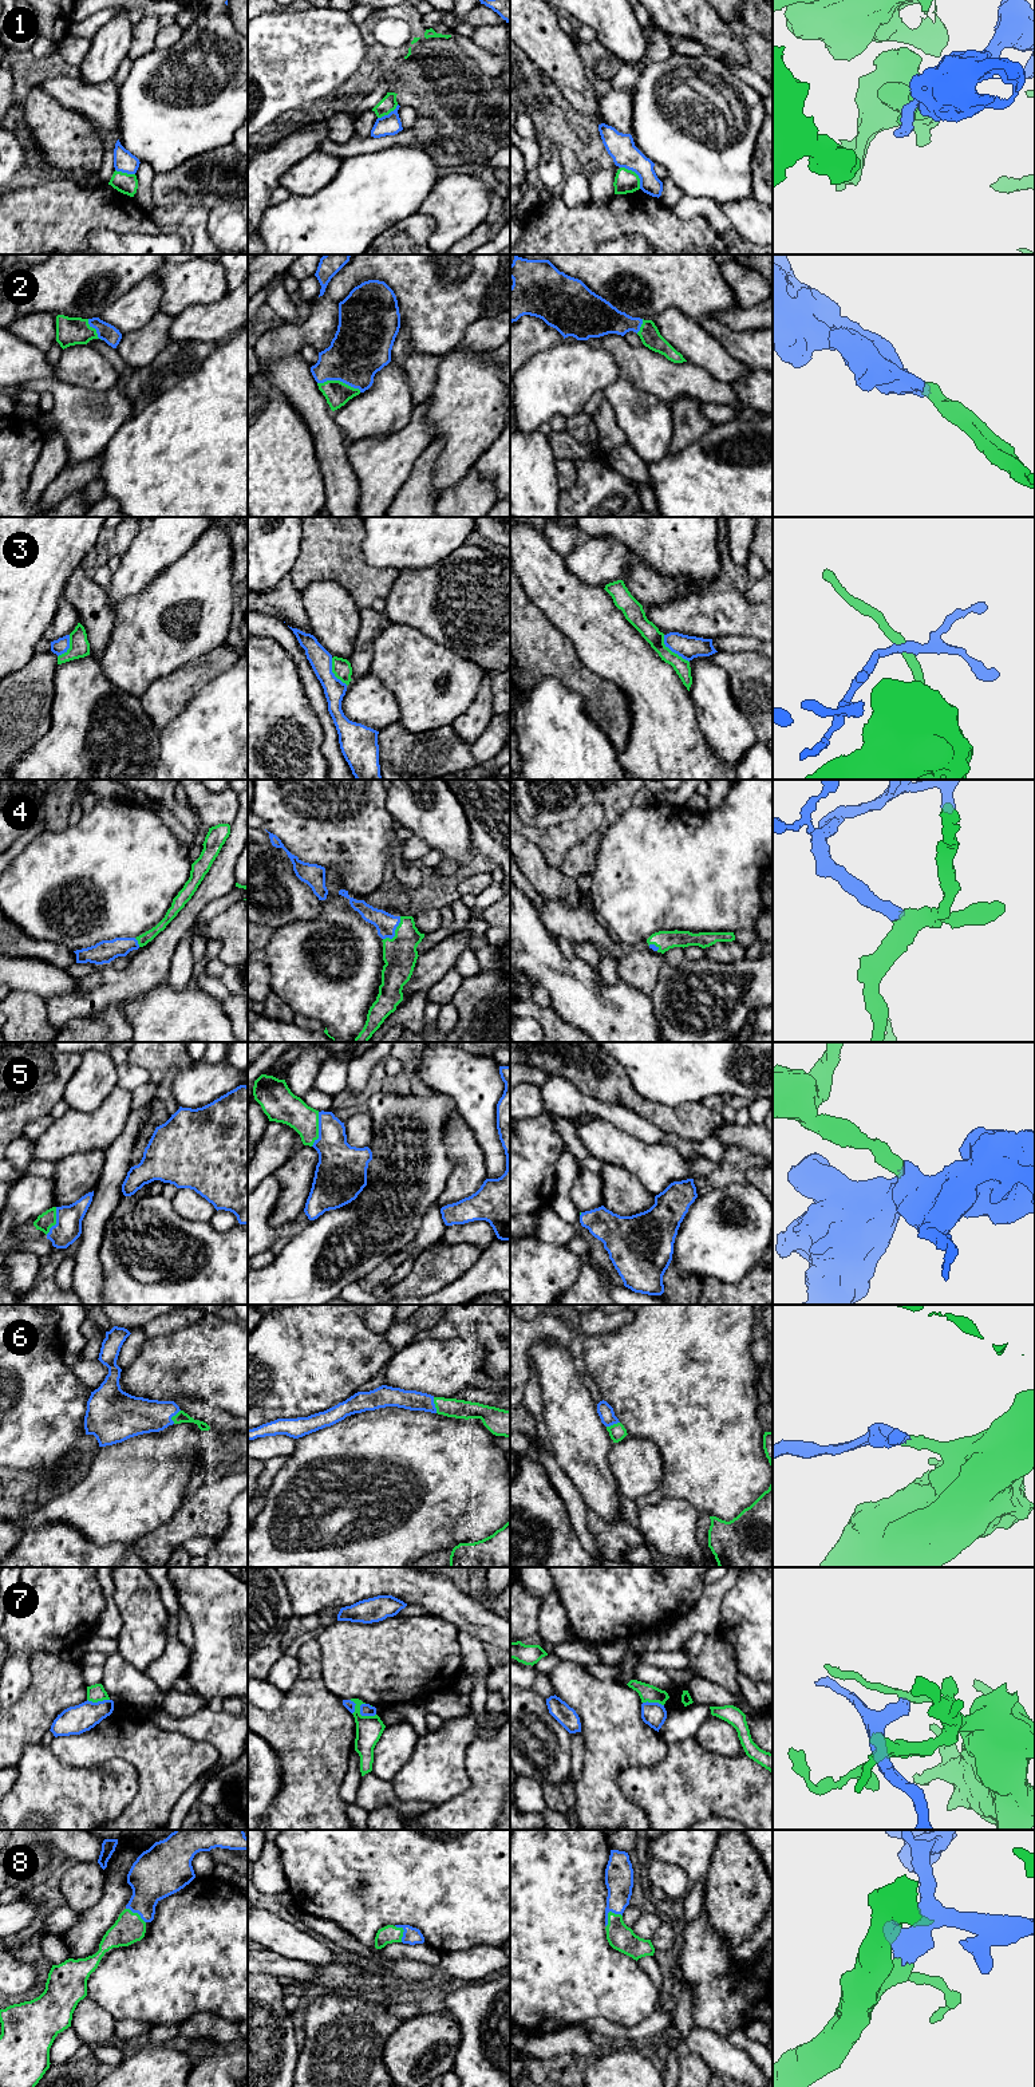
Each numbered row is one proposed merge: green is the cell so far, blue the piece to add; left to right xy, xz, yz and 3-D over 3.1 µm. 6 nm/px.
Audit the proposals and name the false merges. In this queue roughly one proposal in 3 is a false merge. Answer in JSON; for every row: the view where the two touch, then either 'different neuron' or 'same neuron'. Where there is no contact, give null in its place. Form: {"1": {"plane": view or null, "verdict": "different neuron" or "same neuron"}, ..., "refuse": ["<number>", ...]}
{"1": {"plane": "yz", "verdict": "different neuron"}, "2": {"plane": "xz", "verdict": "same neuron"}, "3": {"plane": "yz", "verdict": "different neuron"}, "4": {"plane": "xz", "verdict": "same neuron"}, "5": {"plane": "xz", "verdict": "same neuron"}, "6": {"plane": "xz", "verdict": "same neuron"}, "7": {"plane": "xz", "verdict": "different neuron"}, "8": {"plane": "yz", "verdict": "same neuron"}, "refuse": ["1", "3", "7"]}

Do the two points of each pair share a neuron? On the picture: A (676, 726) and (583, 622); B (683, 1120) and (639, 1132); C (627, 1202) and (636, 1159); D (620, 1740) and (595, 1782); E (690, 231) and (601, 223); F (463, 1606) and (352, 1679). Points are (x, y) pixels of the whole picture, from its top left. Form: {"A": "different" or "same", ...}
{"A": "same", "B": "different", "C": "different", "D": "same", "E": "same", "F": "different"}

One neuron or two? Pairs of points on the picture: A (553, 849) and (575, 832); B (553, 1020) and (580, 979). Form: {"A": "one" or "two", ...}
{"A": "one", "B": "two"}

